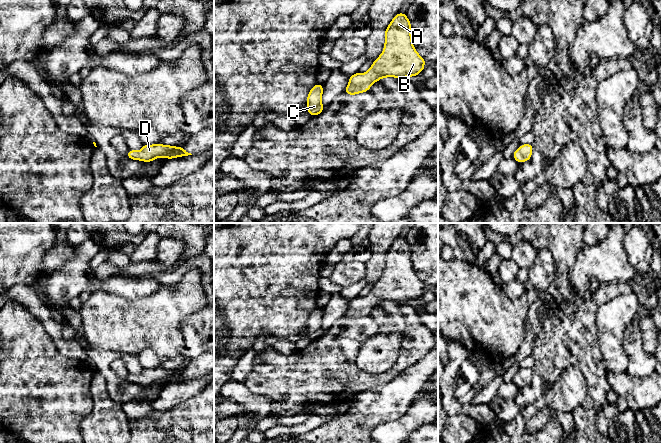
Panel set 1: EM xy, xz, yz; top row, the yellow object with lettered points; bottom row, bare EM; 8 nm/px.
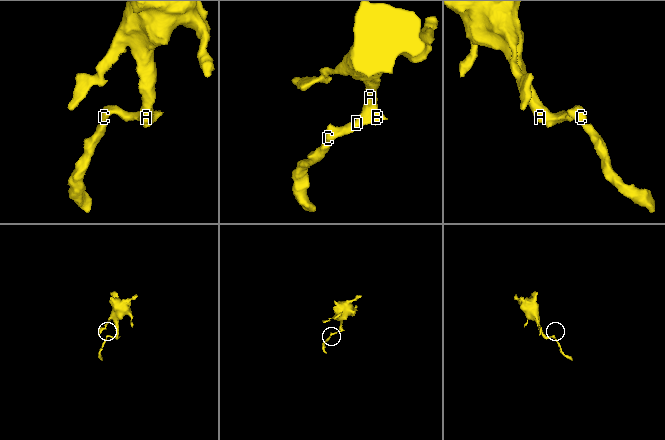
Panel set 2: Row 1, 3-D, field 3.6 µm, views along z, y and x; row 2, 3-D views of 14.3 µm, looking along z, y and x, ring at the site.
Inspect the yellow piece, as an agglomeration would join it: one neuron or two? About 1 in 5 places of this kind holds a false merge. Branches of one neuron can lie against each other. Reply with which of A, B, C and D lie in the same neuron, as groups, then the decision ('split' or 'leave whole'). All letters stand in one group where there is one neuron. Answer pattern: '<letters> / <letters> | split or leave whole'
A B C D | leave whole

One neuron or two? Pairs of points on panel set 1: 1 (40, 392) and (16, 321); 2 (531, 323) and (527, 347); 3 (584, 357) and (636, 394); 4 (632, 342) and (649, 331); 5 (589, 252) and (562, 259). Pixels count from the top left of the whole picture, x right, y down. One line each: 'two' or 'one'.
1: one
2: one
3: two
4: two
5: two

